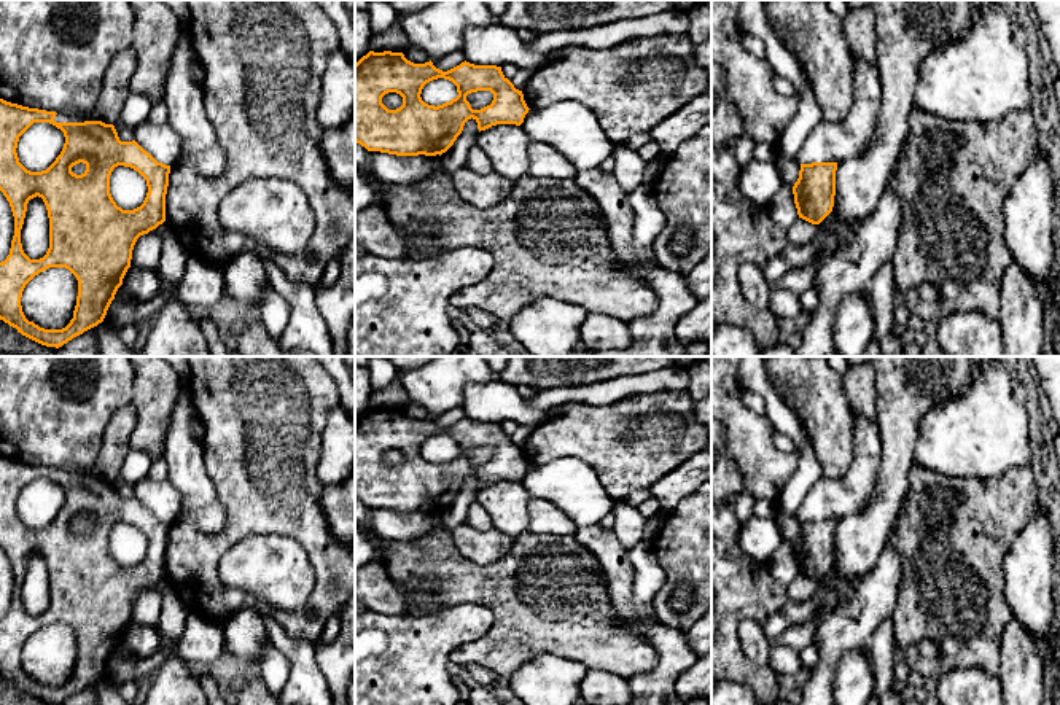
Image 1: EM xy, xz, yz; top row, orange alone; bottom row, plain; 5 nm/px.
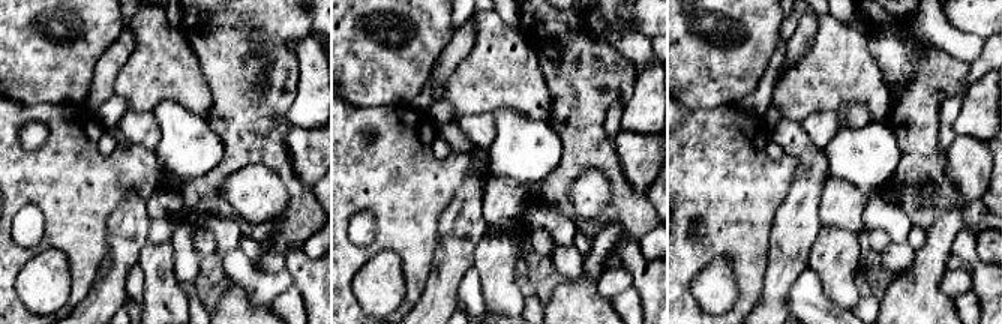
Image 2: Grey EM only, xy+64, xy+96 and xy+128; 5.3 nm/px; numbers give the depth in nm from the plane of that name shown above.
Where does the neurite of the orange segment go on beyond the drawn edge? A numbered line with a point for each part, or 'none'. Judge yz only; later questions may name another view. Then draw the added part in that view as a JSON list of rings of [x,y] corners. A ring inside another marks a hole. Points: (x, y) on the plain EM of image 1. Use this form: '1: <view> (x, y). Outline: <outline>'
none

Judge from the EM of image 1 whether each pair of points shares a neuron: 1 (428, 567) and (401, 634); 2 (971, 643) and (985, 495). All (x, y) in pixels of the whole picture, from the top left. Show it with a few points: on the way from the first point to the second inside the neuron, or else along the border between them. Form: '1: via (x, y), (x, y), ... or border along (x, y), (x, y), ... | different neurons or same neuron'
1: border along (408, 611), (414, 615), (428, 613) | different neurons
2: via (971, 607), (973, 532) | same neuron

